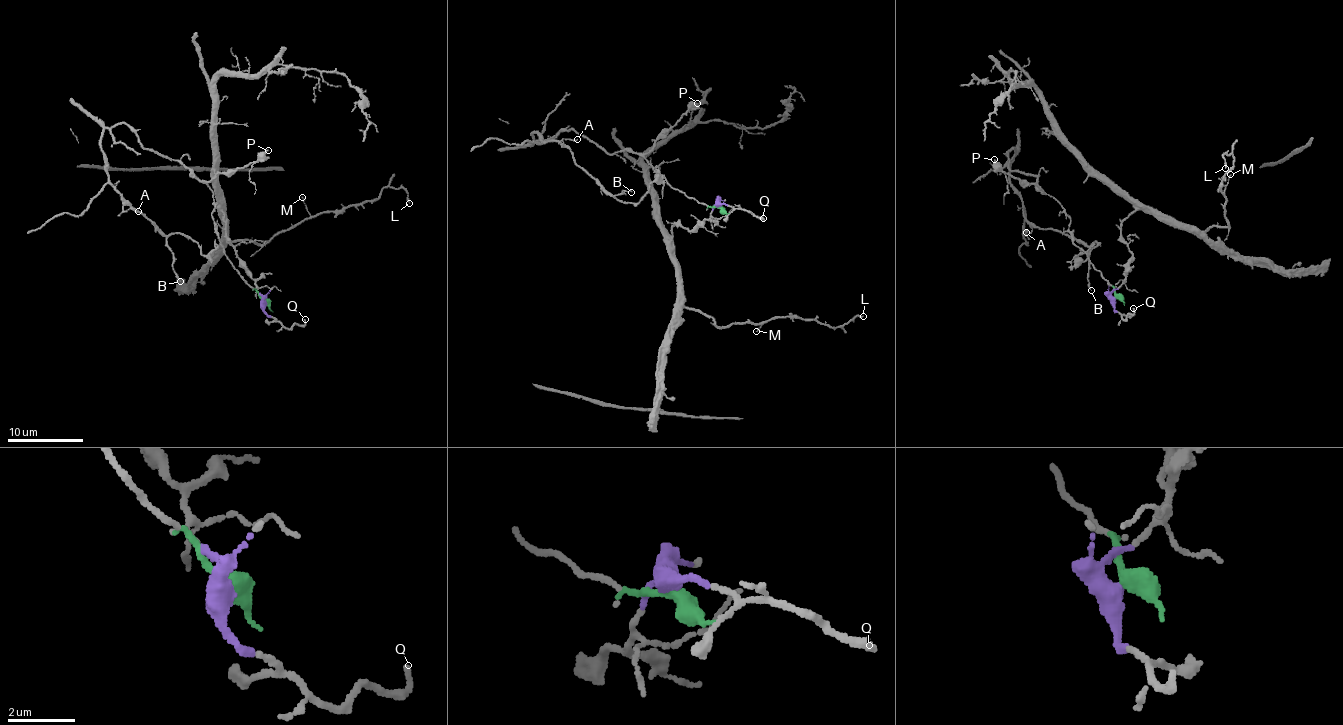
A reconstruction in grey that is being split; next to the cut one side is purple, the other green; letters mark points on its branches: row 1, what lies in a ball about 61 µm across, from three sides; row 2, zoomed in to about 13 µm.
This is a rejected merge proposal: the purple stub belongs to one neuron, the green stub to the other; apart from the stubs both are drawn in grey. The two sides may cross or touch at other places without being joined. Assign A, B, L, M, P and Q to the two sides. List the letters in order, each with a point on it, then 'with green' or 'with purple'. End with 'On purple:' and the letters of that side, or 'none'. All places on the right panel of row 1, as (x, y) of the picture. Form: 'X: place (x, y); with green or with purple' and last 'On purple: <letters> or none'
A: place (1026, 232); with green
B: place (1091, 290); with green
L: place (1225, 168); with purple
M: place (1230, 174); with purple
P: place (994, 159); with green
Q: place (1133, 308); with purple
On purple: L, M, Q

